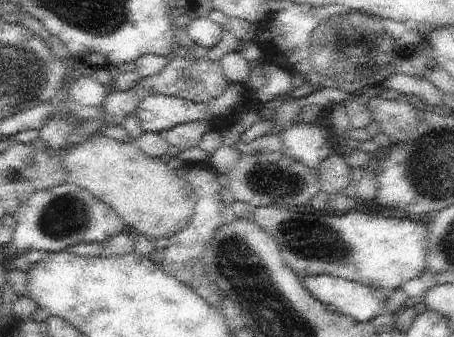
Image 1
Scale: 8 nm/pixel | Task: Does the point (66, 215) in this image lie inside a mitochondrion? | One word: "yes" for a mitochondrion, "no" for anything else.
yes

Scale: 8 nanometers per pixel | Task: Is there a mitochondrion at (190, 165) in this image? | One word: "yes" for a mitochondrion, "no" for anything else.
no

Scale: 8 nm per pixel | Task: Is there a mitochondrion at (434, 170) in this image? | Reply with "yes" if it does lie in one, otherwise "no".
yes

